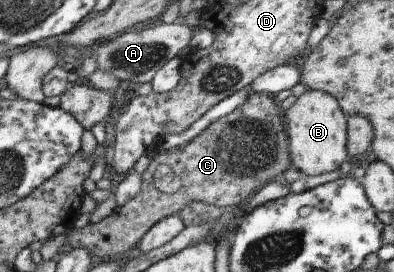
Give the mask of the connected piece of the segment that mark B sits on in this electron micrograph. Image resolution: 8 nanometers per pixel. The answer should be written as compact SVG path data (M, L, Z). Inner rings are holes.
M308 88L289 109L283 111L290 134L290 152L293 167L305 175L319 175L339 169L343 161L351 160L348 152L349 116L340 101L325 90Z

